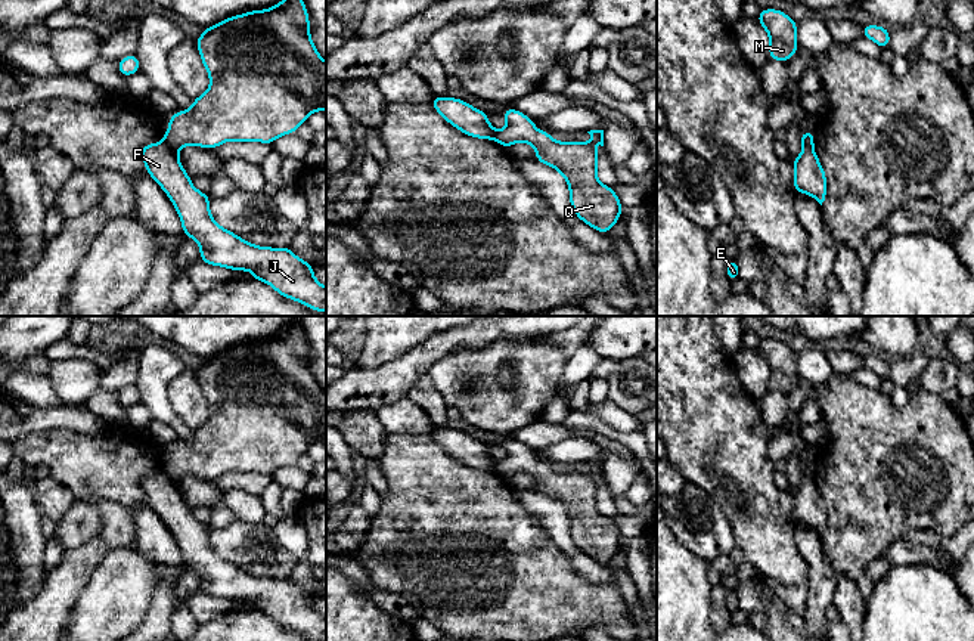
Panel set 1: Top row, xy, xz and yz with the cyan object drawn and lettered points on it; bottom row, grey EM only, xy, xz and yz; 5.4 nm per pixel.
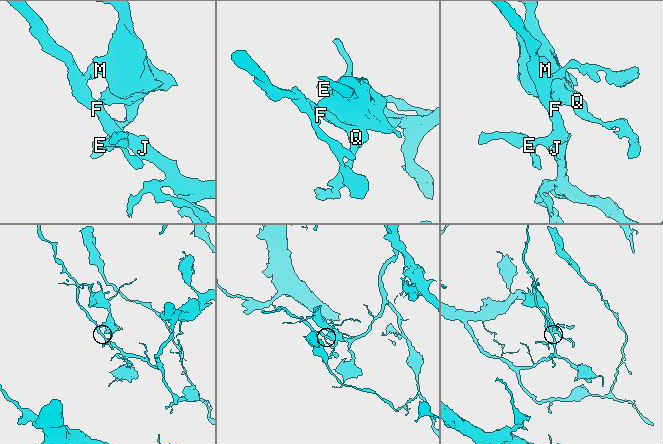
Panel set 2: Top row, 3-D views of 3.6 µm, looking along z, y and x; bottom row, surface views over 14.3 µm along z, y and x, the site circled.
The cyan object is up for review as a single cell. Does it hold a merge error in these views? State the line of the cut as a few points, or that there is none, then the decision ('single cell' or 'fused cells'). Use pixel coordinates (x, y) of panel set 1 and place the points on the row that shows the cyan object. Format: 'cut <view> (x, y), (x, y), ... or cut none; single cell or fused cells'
cut xy (163, 141), (176, 152); fused cells

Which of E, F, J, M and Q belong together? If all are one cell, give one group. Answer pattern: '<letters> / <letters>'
E F J / M Q

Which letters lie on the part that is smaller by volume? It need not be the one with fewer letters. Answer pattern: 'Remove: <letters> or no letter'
Remove: M, Q

